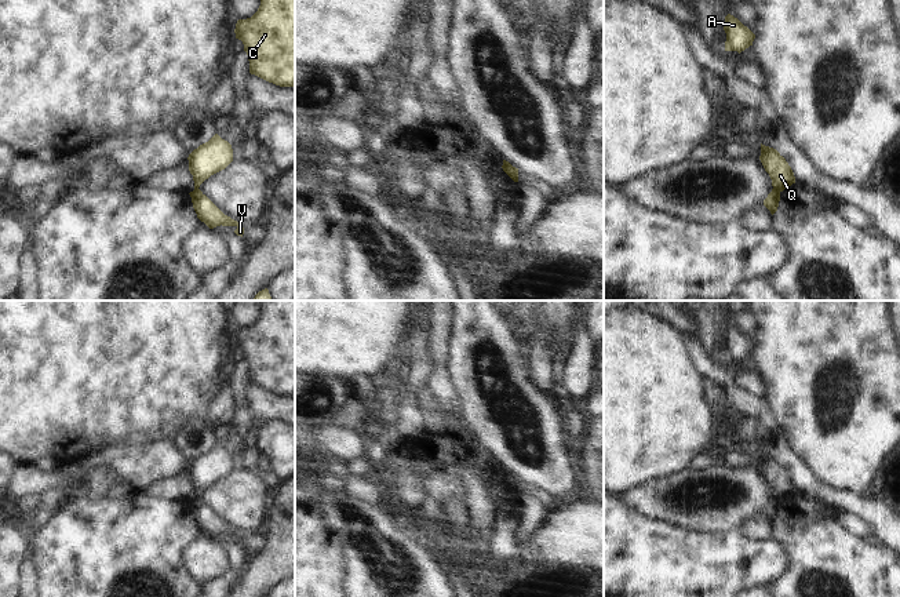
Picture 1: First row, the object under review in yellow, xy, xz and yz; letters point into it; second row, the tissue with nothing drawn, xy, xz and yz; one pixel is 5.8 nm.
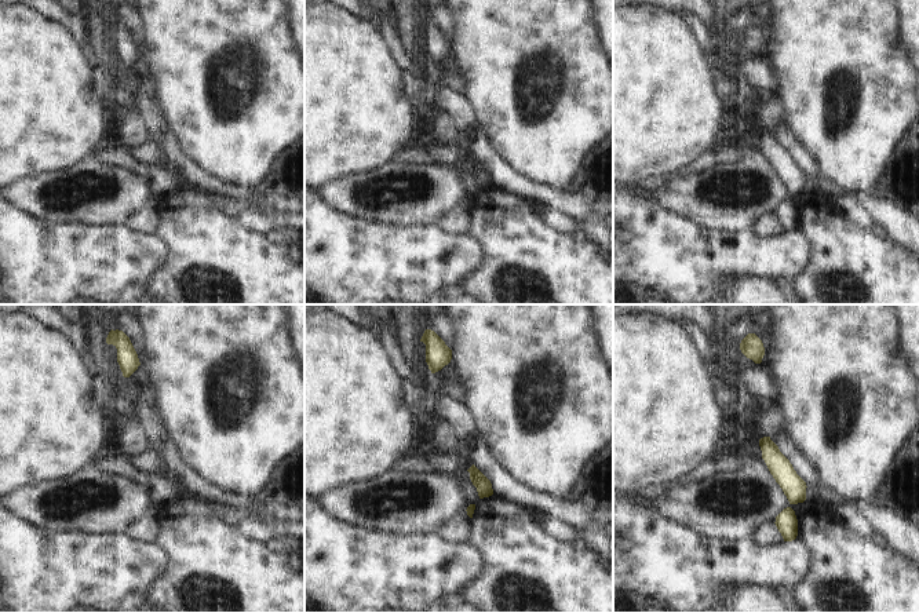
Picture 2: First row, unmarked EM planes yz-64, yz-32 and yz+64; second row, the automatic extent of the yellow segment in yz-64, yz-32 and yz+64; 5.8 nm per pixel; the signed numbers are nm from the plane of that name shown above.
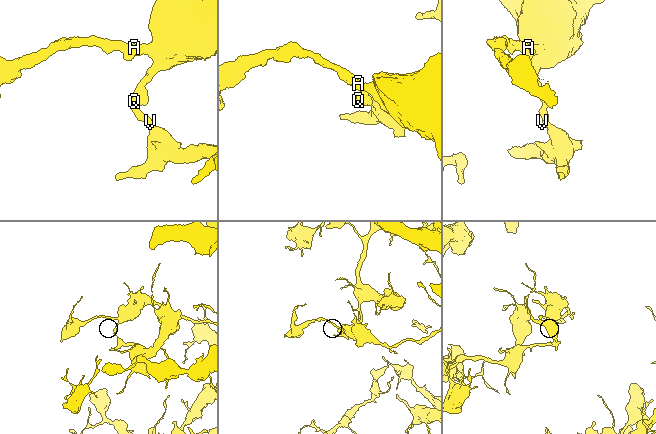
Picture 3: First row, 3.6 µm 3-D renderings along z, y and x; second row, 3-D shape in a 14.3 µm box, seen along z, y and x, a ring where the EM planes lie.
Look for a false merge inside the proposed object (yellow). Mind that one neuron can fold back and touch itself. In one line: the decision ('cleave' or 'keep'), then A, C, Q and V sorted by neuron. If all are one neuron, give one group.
cleave; groups A C Q / V

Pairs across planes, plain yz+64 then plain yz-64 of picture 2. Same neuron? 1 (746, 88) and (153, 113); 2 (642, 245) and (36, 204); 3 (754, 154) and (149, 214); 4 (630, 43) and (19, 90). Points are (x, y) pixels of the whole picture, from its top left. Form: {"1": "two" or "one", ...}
{"1": "one", "2": "two", "3": "two", "4": "one"}

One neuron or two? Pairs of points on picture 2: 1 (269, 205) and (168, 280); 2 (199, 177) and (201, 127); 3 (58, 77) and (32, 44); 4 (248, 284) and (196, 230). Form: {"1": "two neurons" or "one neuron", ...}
{"1": "two neurons", "2": "two neurons", "3": "one neuron", "4": "one neuron"}

